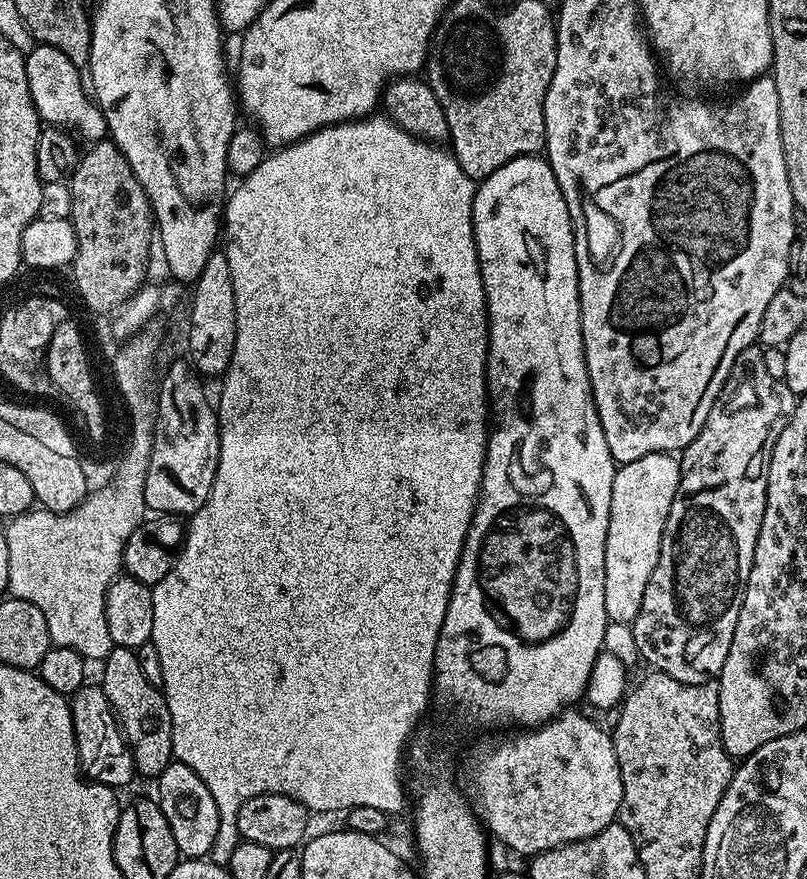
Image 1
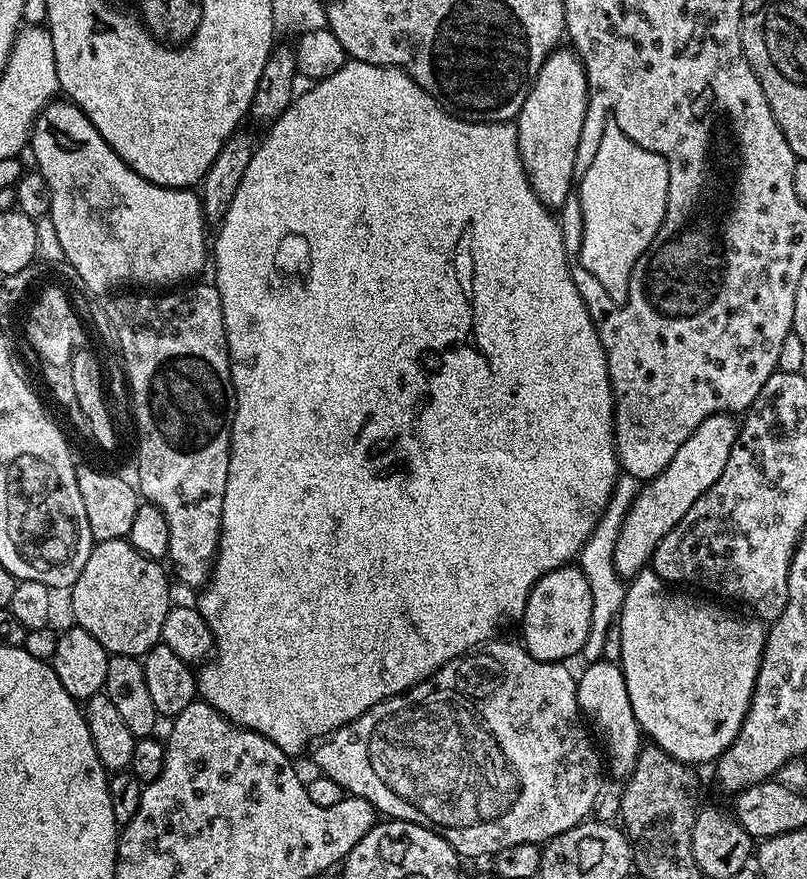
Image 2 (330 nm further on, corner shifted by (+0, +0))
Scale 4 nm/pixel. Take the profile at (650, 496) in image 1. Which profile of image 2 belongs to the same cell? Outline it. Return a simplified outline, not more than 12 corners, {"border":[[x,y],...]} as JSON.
{"border":[[731,415],[706,418],[641,487],[614,549],[618,575],[658,542],[726,470]]}

